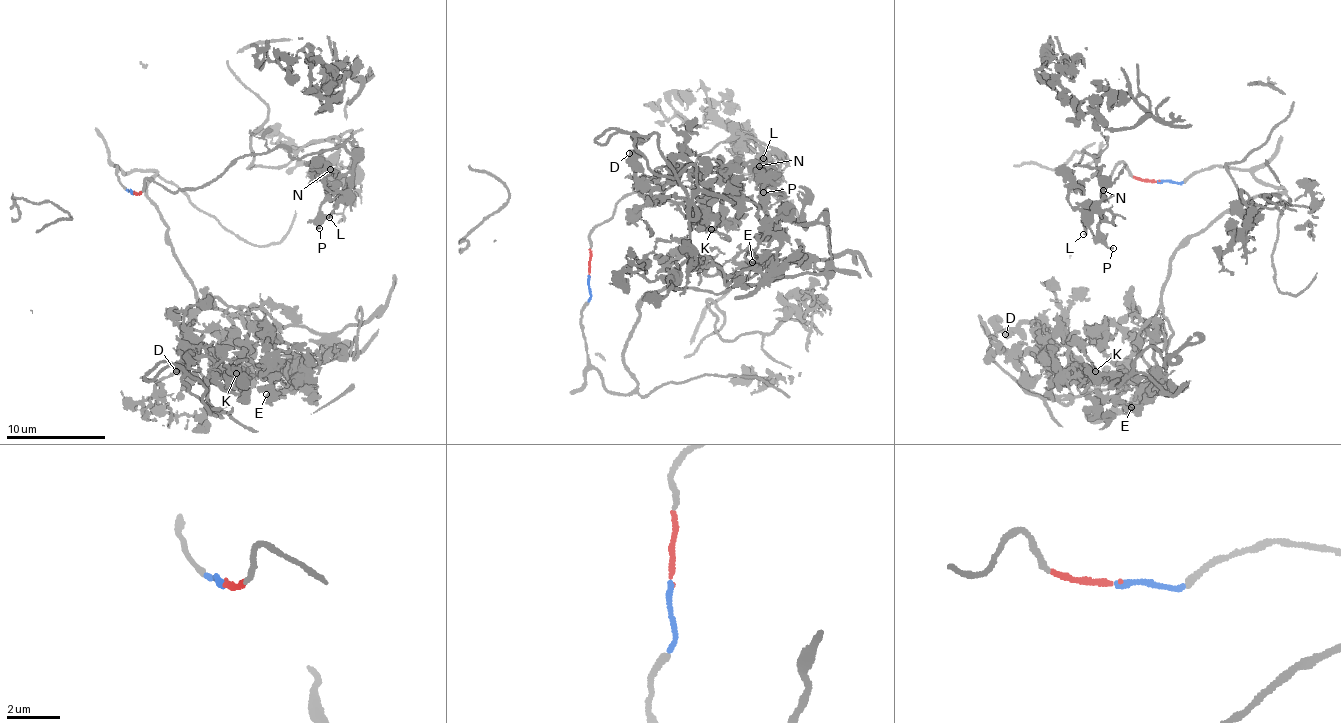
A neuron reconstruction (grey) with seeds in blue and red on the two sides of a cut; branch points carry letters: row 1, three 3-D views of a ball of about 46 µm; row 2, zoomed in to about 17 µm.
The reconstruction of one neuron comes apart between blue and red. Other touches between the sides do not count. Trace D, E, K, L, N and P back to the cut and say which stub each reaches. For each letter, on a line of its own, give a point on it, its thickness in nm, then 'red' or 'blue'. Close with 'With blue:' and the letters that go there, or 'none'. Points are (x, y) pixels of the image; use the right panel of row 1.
D: at (1005, 334); 340 nm thick; blue
E: at (1131, 407); 170 nm thick; blue
K: at (1095, 371); 120 nm thick; blue
L: at (1083, 234); 160 nm thick; red
N: at (1103, 190); 280 nm thick; red
P: at (1113, 248); 170 nm thick; red
With blue: D, E, K

